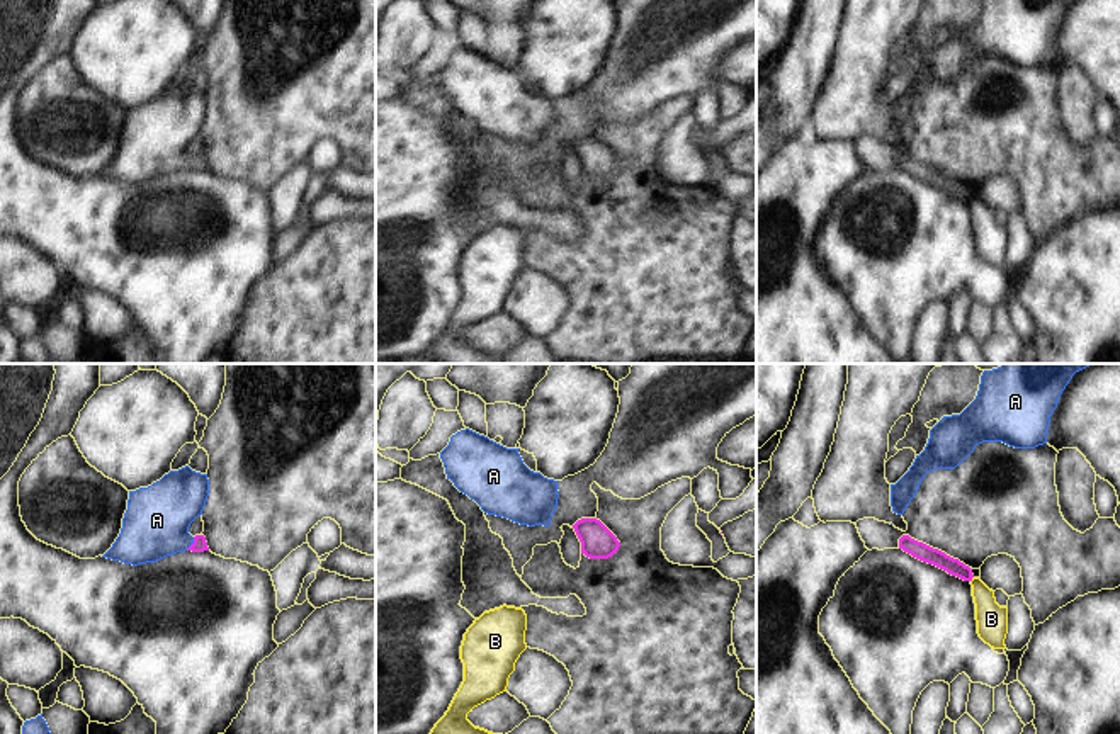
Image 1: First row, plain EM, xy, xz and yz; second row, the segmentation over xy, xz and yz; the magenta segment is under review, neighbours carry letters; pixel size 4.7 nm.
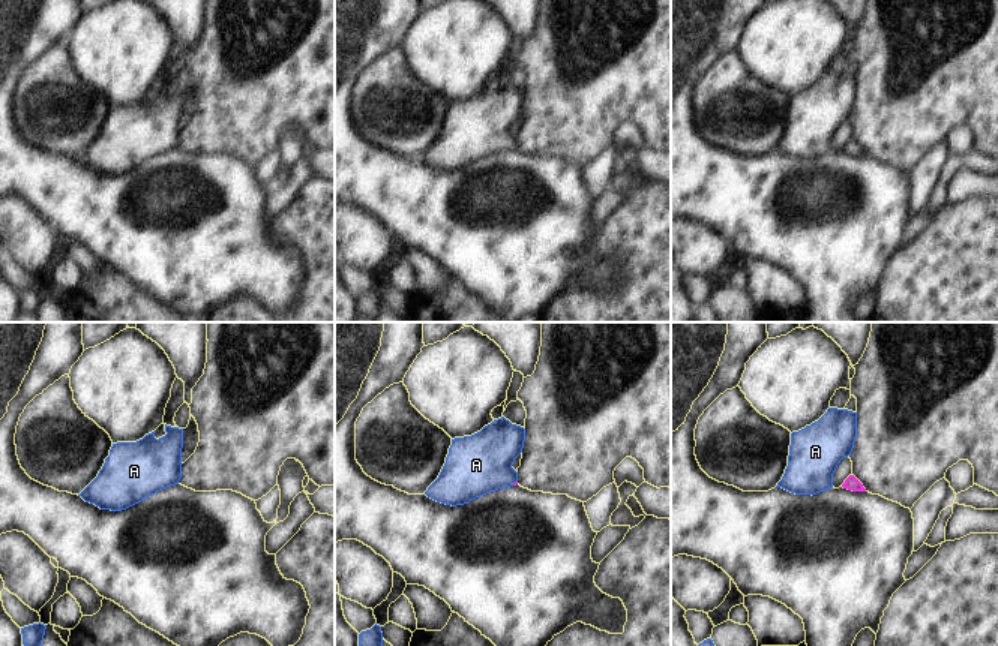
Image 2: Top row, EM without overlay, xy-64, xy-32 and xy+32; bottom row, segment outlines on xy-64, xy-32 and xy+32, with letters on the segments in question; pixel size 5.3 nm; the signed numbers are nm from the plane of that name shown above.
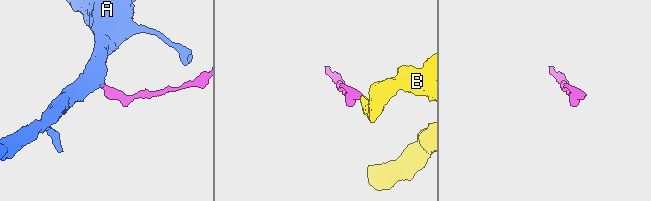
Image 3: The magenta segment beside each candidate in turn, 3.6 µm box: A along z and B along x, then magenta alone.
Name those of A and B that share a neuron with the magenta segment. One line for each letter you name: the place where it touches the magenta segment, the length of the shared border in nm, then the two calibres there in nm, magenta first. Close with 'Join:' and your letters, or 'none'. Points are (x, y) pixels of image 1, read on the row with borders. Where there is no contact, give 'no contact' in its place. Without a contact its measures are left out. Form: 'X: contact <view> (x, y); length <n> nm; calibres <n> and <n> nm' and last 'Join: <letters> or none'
A: contact xy (192, 544); length 80 nm; calibres 70 and 300 nm
Join: A

